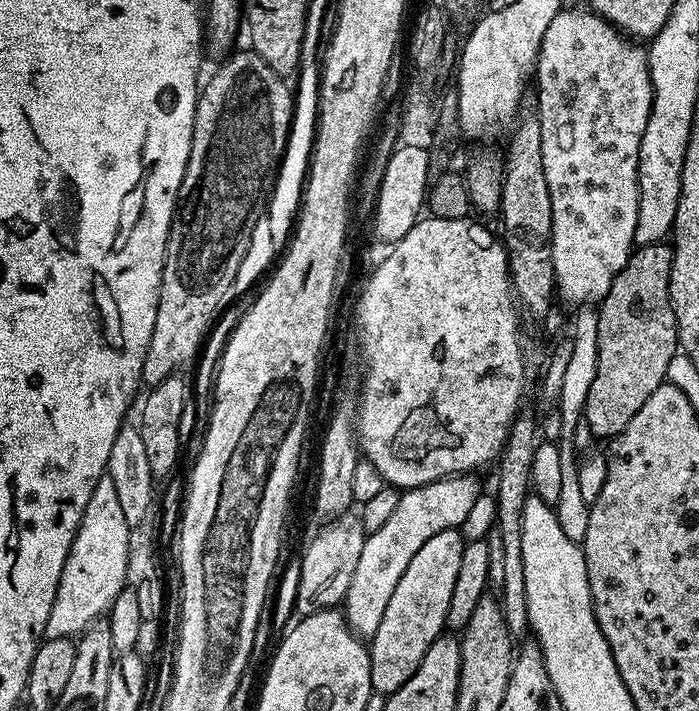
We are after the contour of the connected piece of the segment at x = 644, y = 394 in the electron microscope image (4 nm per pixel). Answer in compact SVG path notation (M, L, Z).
M667 243L659 244L642 244L639 245L629 256L626 266L622 266L622 270L614 278L614 282L610 286L610 290L604 296L603 300L598 304L598 340L597 340L597 374L594 375L594 382L590 387L589 397L586 398L583 417L588 420L589 426L593 430L599 428L609 428L609 433L615 434L621 432L630 422L630 418L634 418L634 414L638 414L638 410L642 410L642 402L646 402L646 398L650 398L650 394L654 394L654 390L658 390L658 386L665 383L668 374L668 363L673 354L678 350L678 341L676 338L676 319L674 318L674 310L670 302L670 270L672 269L672 250Z

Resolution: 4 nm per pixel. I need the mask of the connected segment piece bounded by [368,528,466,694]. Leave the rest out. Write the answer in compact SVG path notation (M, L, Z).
M457 529L442 530L442 534L434 534L434 538L429 538L418 549L418 554L410 558L410 566L406 566L406 574L402 574L402 578L398 578L398 586L394 586L394 595L382 614L382 623L370 638L368 654L373 693L391 694L406 686L414 670L418 670L426 650L430 650L432 643L445 631L446 614L450 610L450 598L454 594L454 582L458 578L458 565L462 563L462 550L465 543L465 537Z

